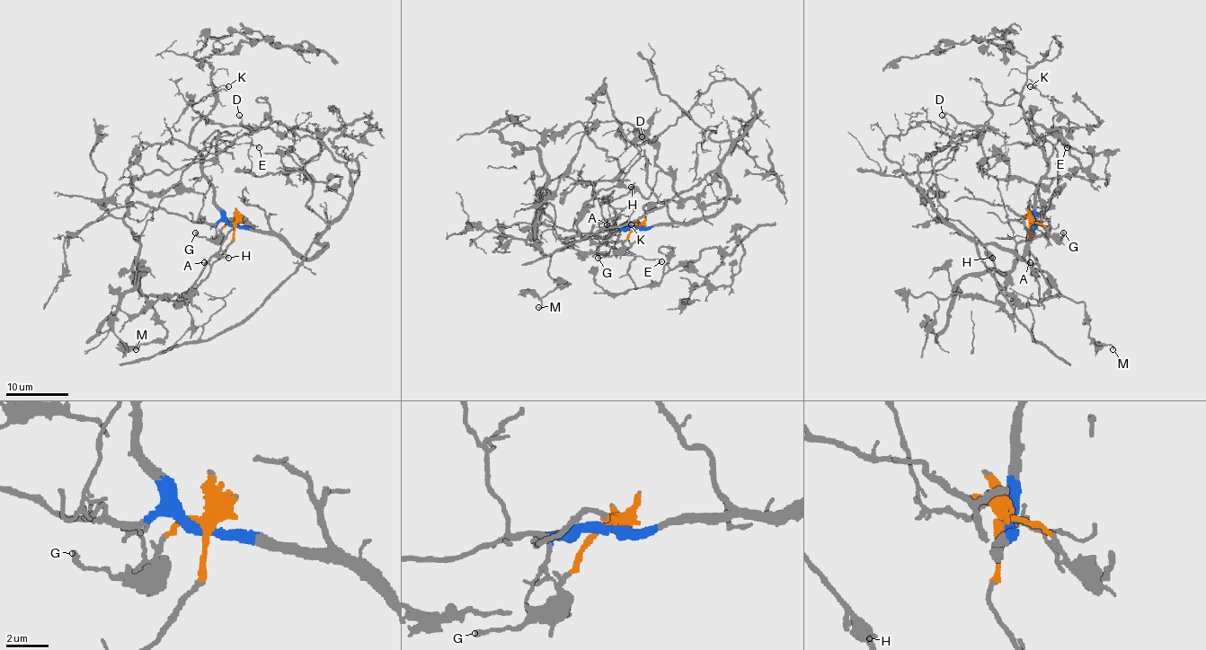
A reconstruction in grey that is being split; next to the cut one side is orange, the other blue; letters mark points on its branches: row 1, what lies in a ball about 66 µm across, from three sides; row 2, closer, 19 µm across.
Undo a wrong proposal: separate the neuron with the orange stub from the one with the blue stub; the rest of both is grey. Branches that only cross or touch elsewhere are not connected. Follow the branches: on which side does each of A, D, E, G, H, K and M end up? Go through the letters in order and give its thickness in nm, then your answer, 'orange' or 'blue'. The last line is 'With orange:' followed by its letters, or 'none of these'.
A: 130 nm thick; orange
D: 110 nm thick; blue
E: 100 nm thick; blue
G: 240 nm thick; orange
H: 140 nm thick; orange
K: 120 nm thick; blue
M: 140 nm thick; orange
With orange: A, G, H, M

